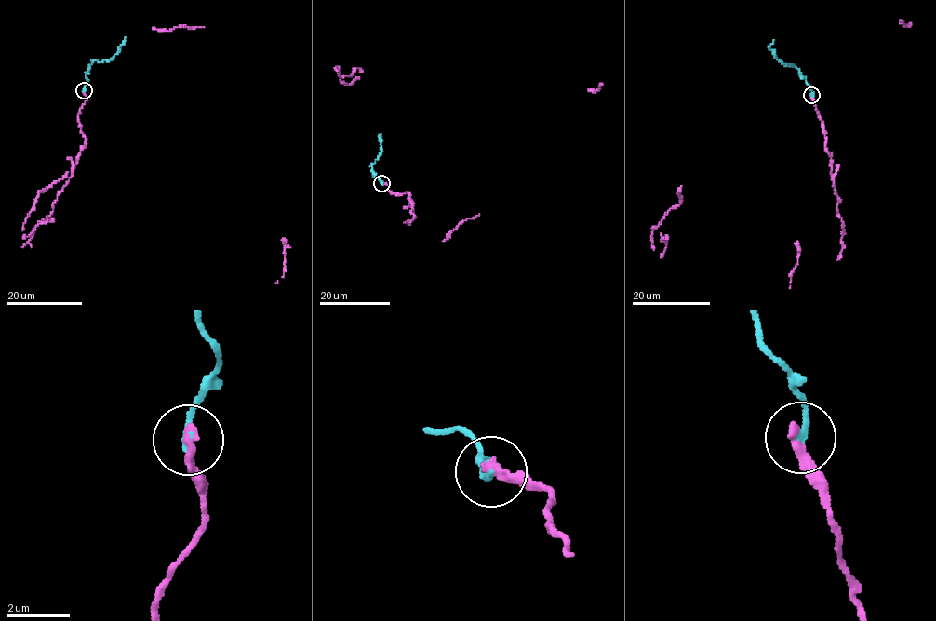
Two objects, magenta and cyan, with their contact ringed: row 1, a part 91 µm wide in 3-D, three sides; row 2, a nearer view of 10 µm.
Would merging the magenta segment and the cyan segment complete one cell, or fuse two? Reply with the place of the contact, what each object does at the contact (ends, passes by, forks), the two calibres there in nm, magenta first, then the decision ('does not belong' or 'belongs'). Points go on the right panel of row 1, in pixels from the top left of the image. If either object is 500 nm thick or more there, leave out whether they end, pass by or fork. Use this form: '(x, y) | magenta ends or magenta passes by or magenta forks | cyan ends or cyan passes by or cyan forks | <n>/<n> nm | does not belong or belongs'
(811, 95) | magenta ends | cyan ends | 360/240 nm | does not belong

